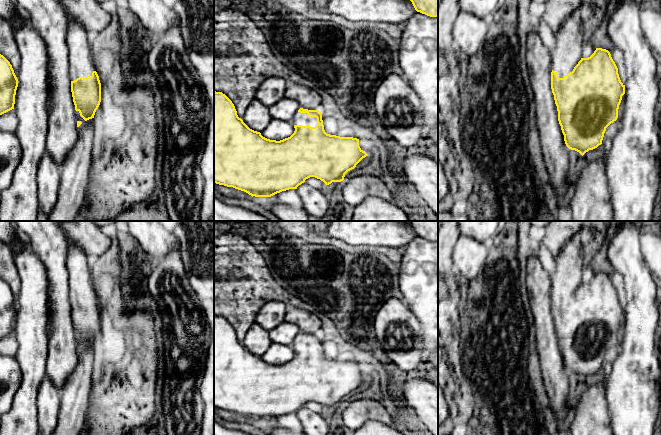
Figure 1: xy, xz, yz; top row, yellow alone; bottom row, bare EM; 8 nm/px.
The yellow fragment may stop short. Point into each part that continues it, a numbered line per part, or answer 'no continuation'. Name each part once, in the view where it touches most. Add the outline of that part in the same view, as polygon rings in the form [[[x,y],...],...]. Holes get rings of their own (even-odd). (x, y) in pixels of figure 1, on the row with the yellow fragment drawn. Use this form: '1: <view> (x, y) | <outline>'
1: xz (303, 119) | [[[297,112],[294,115],[292,122],[294,125],[315,127],[317,125],[317,118],[309,117],[307,113]]]

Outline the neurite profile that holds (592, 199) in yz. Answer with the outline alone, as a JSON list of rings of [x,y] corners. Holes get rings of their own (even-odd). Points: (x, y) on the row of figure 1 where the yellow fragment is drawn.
[[[605,154],[594,162],[580,164],[570,207],[572,221],[614,221]]]

